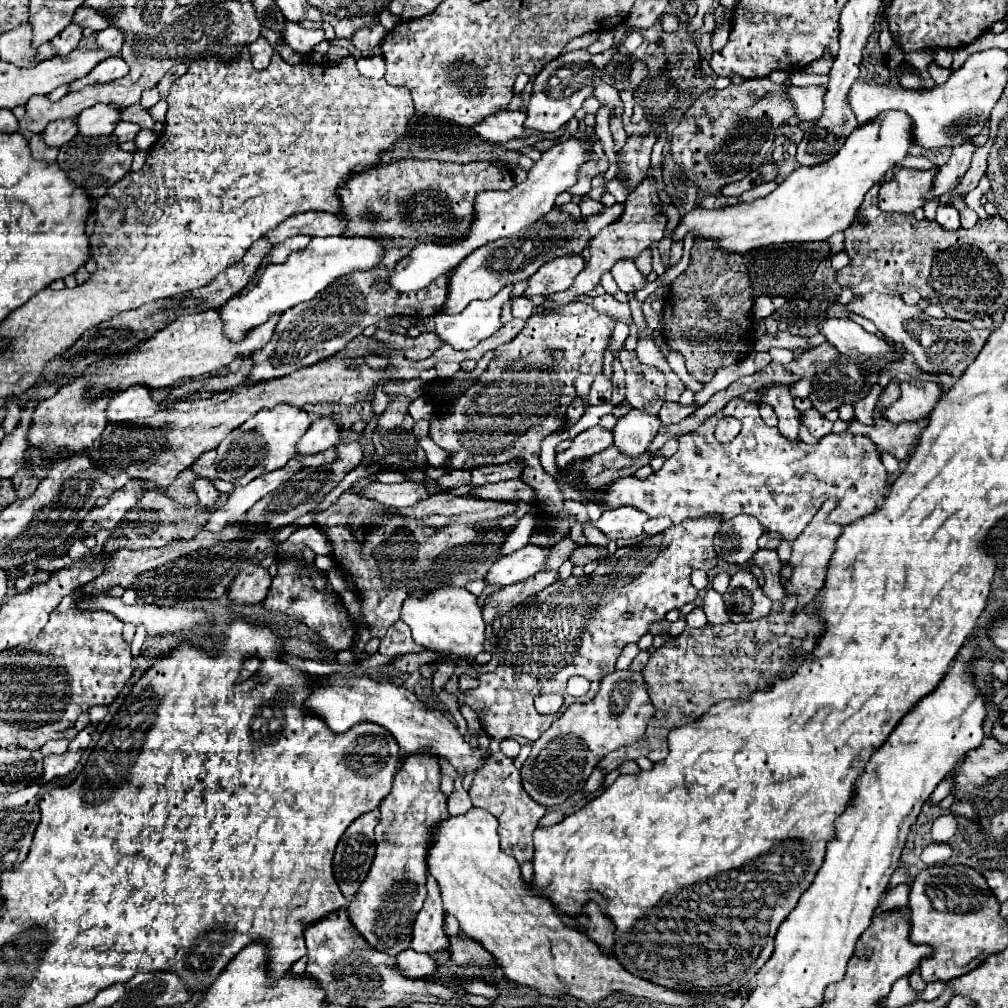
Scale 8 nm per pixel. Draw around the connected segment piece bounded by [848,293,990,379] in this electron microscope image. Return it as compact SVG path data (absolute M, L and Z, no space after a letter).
M866 293L860 297L854 297L848 303L848 309L852 313L858 313L866 319L870 319L878 331L888 337L896 347L906 349L916 365L928 373L928 375L942 375L948 373L952 377L960 377L966 367L976 359L976 355L982 351L990 329L974 329L968 321L958 321L958 319L932 319L918 307L906 305L900 297L896 295L884 295L884 293Z

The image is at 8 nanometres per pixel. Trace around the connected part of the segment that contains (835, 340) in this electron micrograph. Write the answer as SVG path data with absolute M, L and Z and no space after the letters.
M826 319L820 323L820 333L842 353L842 355L866 355L886 357L890 343L864 331L852 319Z

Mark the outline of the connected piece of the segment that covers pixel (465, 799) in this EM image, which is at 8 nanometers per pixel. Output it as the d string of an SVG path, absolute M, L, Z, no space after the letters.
M460 775L454 779L454 791L447 798L447 806L448 812L452 813L452 815L464 814L472 807L469 793L462 787L462 777Z

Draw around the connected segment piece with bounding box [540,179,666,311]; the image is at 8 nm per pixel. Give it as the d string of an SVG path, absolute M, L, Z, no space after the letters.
M644 179L634 191L628 193L628 199L624 203L624 213L610 225L606 225L596 237L594 241L590 241L590 259L586 263L586 267L576 275L574 283L570 285L570 289L562 291L562 293L554 293L548 295L546 301L540 305L544 311L554 311L570 301L574 301L580 295L586 295L588 291L592 291L598 283L600 277L612 269L614 263L622 261L622 259L636 259L642 249L646 249L650 243L656 243L664 237L664 227L666 227L666 215L660 213L660 199L656 195L656 187L652 179Z

